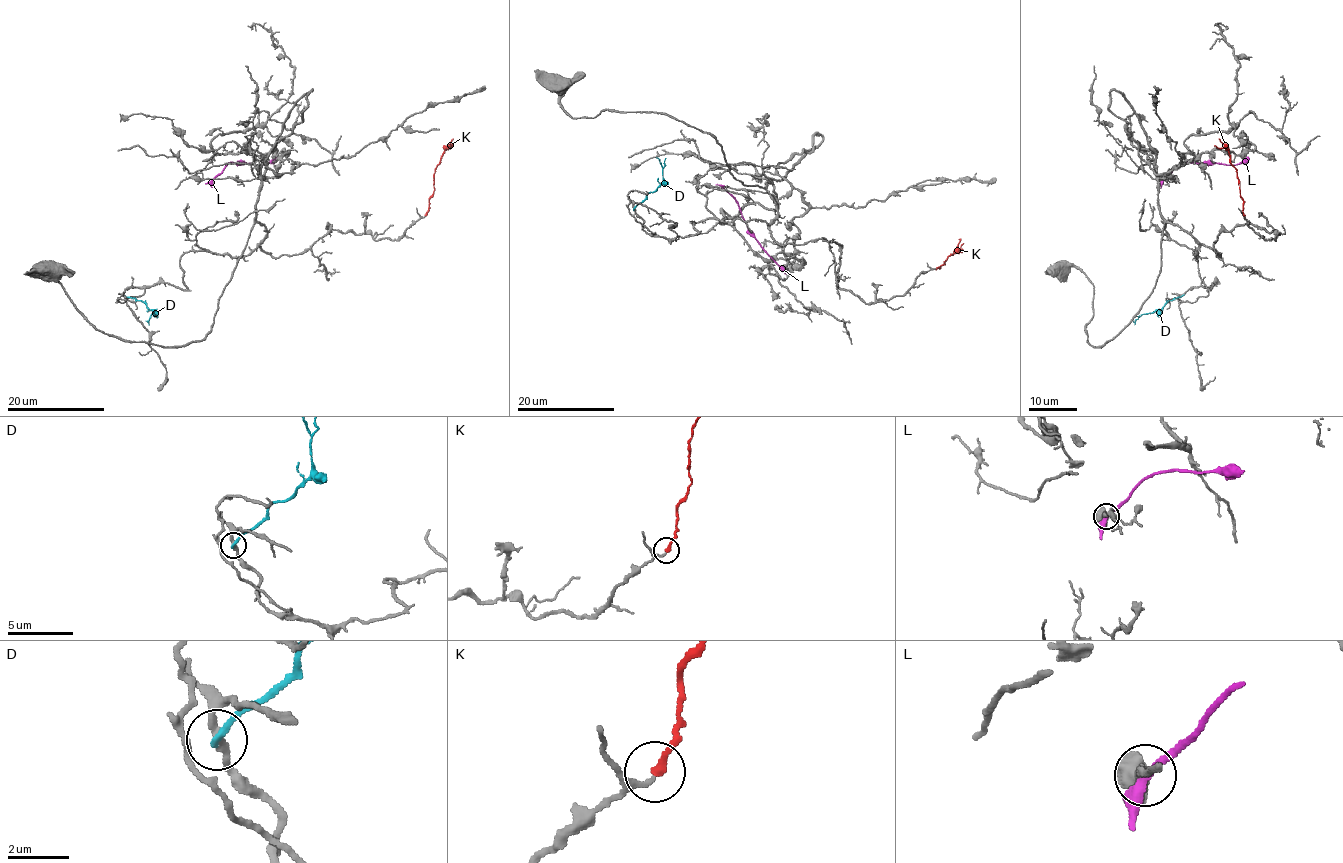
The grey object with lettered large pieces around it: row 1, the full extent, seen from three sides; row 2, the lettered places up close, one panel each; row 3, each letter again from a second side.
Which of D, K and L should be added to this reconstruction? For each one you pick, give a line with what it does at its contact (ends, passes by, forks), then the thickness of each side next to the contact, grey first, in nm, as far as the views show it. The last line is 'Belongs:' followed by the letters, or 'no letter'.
K: it ends there; 130 nm thick on the grey side, 240 nm on the other
Belongs: K

